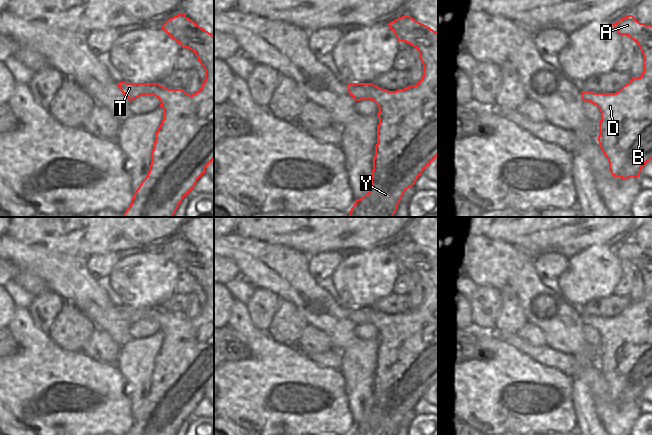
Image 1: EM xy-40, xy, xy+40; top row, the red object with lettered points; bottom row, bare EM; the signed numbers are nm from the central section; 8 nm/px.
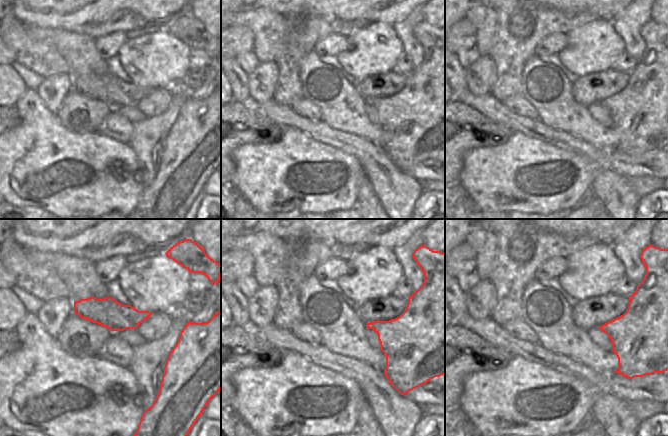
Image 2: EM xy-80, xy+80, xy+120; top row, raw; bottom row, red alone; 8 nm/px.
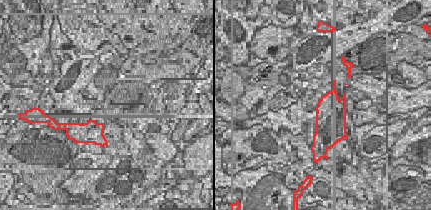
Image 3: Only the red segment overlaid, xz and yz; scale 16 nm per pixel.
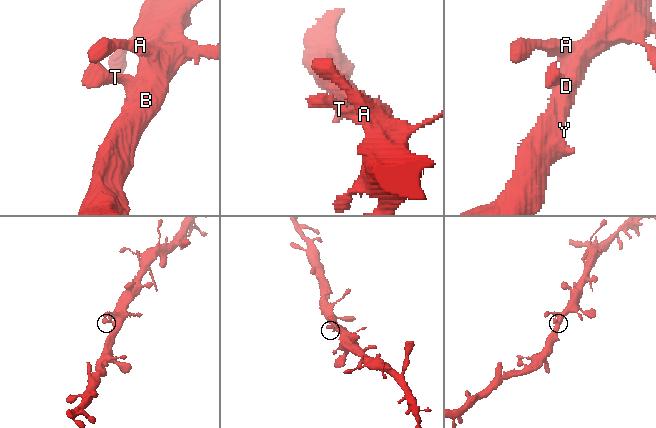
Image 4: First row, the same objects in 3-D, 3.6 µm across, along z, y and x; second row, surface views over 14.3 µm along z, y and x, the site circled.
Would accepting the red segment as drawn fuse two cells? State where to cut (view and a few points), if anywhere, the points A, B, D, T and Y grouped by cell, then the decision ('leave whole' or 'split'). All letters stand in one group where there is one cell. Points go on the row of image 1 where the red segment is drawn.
no cut; A B D T Y; leave whole

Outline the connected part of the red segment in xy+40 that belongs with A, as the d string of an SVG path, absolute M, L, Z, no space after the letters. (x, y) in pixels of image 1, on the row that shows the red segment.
M633 15L612 25L619 35L630 37L639 46L643 54L643 72L616 93L581 91L581 98L596 105L601 112L597 140L609 162L611 174L628 179L639 177L641 168L652 159L652 25L640 23Z

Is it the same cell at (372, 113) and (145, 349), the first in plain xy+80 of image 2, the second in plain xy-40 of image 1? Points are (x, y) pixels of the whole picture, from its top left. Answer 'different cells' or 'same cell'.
different cells

